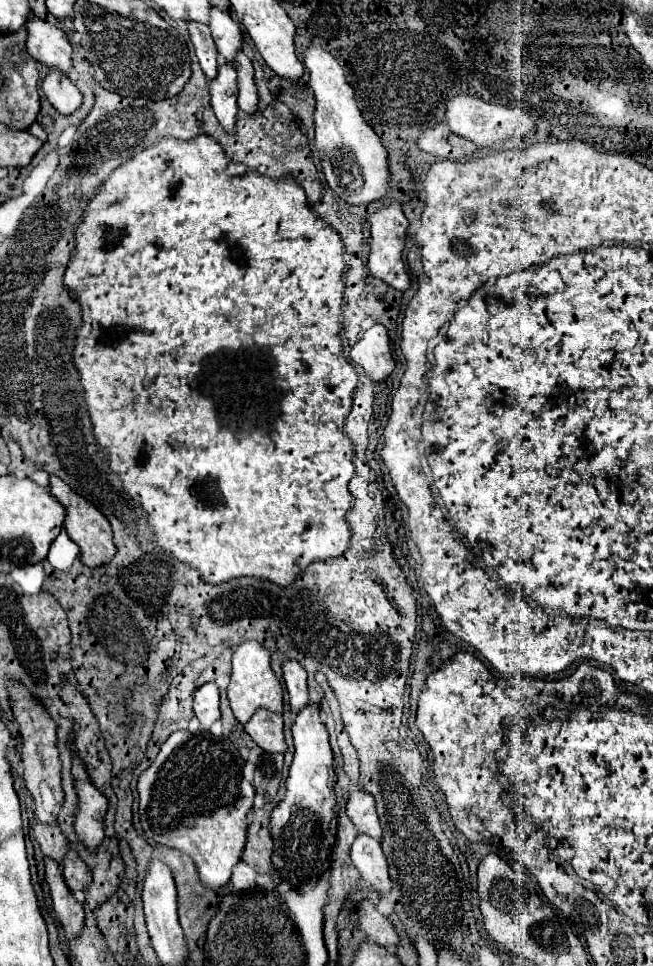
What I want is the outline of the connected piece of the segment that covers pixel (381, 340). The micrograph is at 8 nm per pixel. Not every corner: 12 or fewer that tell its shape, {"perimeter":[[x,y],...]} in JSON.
{"perimeter":[[387,330],[363,332],[351,358],[373,384],[395,366]]}

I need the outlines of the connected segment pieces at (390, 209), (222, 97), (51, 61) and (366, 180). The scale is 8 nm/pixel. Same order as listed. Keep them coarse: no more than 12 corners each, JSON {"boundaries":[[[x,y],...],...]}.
{"boundaries":[[[391,204],[369,216],[375,278],[405,292],[411,278],[401,252],[407,222]],[[223,64],[209,82],[211,106],[225,132],[237,122],[237,72]],[[27,16],[27,52],[37,62],[71,70],[73,48],[61,28]],[[303,54],[315,148],[351,206],[391,192],[389,152],[361,116],[339,62]]]}

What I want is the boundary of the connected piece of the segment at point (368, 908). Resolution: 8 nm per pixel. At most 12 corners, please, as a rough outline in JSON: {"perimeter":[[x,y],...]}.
{"perimeter":[[363,900],[359,928],[385,948],[399,944],[393,924]]}

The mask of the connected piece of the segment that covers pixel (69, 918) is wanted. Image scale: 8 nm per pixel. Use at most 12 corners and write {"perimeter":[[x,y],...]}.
{"perimeter":[[45,856],[45,880],[67,940],[83,930],[83,904],[63,880],[59,864]]}

